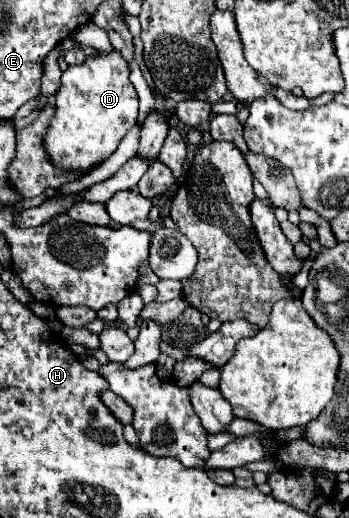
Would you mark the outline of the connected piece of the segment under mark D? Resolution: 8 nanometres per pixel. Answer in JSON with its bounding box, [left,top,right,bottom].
[43,50,139,172]

